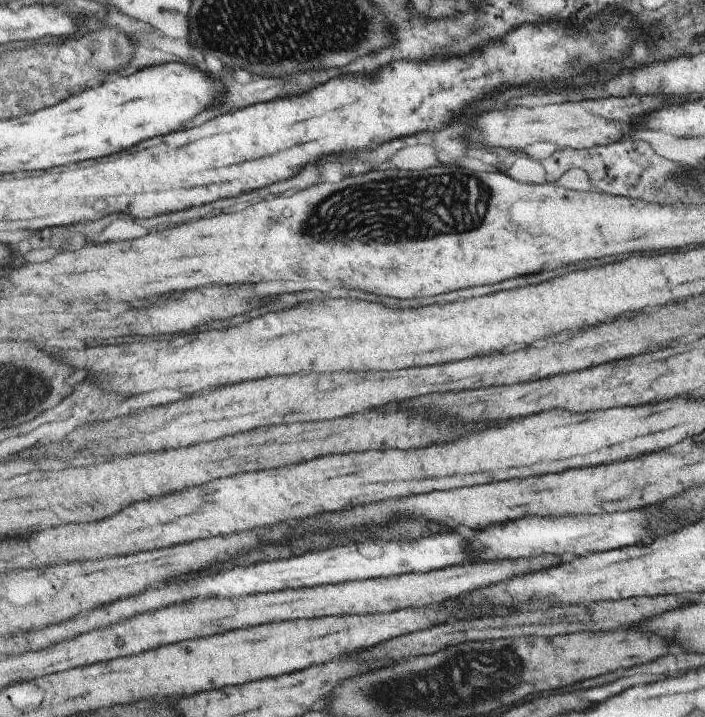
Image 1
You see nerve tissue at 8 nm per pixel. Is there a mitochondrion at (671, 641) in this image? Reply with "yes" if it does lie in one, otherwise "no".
no

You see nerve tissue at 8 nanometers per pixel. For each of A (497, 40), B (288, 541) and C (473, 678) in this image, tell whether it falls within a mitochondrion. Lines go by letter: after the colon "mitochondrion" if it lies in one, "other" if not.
A: other
B: other
C: mitochondrion

